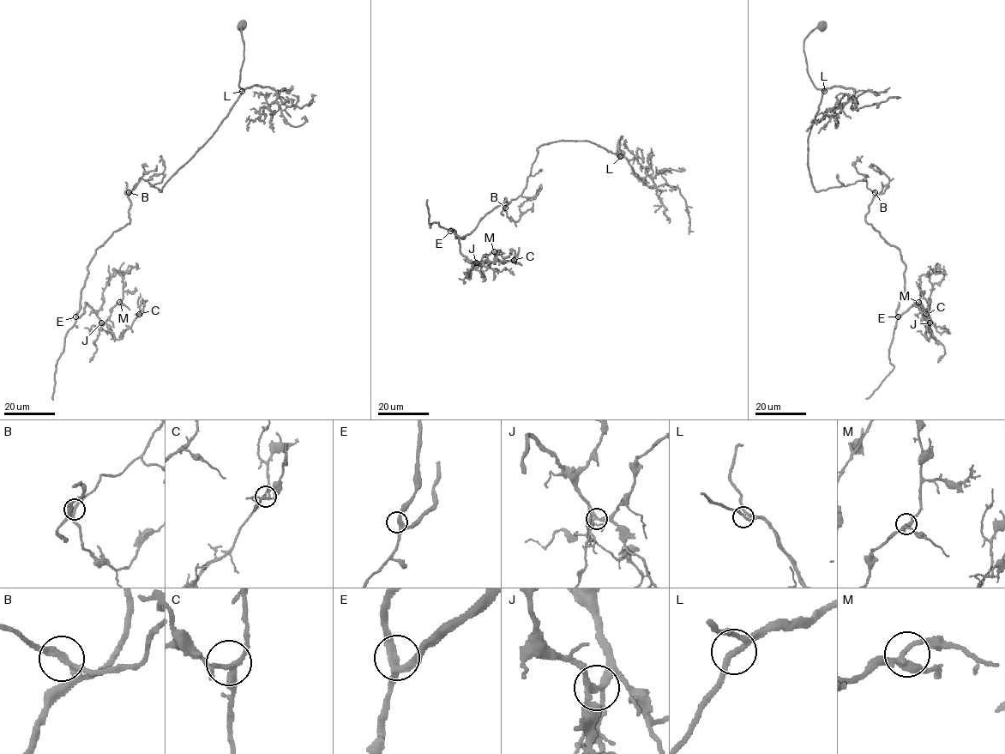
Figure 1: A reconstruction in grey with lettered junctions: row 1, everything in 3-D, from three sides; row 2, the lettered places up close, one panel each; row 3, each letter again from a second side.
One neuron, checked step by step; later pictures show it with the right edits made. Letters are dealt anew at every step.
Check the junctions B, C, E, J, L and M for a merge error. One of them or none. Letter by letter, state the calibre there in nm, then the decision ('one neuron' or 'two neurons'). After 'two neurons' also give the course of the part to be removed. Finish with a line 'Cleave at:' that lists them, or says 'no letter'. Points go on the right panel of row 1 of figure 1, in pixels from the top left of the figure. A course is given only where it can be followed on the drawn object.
B: 240 nm thick; two neurons; foreign part runs (875, 192), (865, 220), (905, 266), (897, 316), (919, 303), (930, 320), (927, 340), (921, 294)
C: 220 nm thick; one neuron
E: 280 nm thick; one neuron
J: 260 nm thick; one neuron
L: 220 nm thick; one neuron
M: 260 nm thick; one neuron
Cleave at: B

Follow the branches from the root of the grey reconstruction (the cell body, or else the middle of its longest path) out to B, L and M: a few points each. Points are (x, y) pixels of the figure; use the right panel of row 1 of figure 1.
B: (821, 26), (803, 41), (808, 74), (824, 91), (808, 137), (811, 183), (817, 191), (865, 179), (875, 192)
L: (821, 26), (805, 39), (803, 53), (809, 77), (817, 88), (824, 91)
M: (821, 26), (812, 186), (866, 180), (865, 220), (905, 266), (897, 316), (919, 303), (929, 322), (918, 302)

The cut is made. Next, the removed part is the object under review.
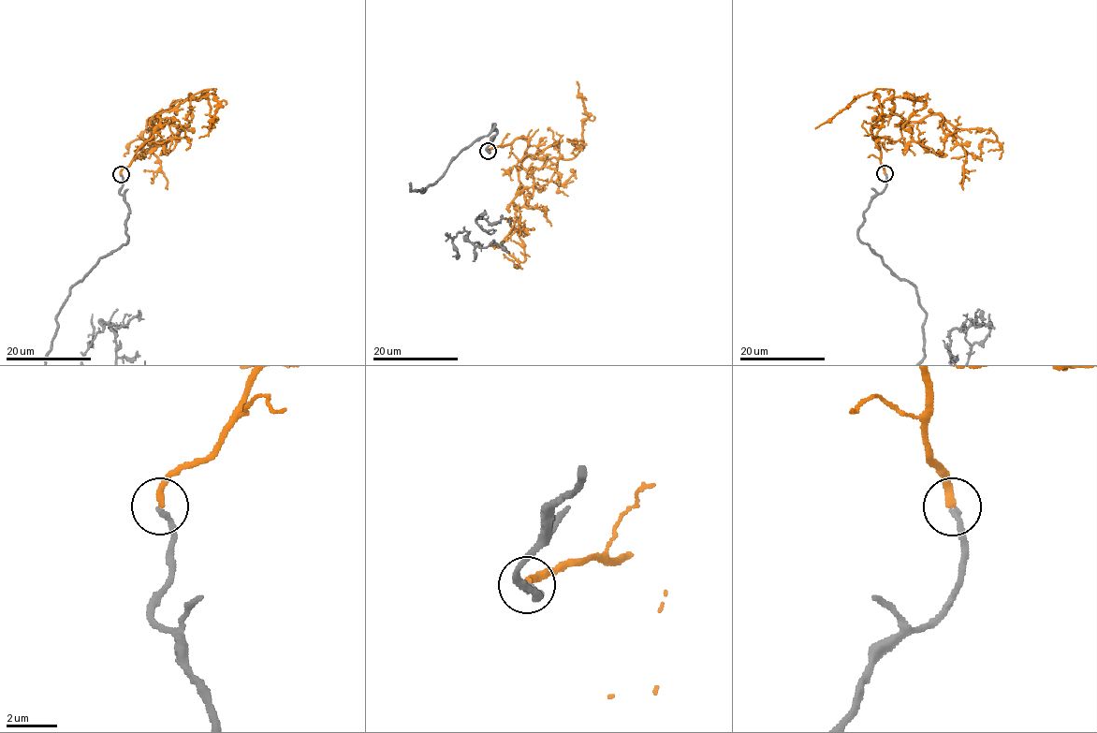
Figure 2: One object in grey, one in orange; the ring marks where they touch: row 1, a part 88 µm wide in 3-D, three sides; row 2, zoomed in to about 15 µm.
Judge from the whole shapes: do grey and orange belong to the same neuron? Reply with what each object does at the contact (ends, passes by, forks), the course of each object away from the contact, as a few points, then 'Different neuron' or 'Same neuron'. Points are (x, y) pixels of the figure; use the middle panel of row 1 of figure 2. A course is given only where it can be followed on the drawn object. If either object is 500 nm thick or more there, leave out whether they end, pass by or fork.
At the ring grey ends. At the ring orange ends. Course of orange: (488, 150), (519, 138), (528, 142), (518, 171), (525, 203), (515, 221), (525, 257), (523, 262), (490, 245). Same neuron

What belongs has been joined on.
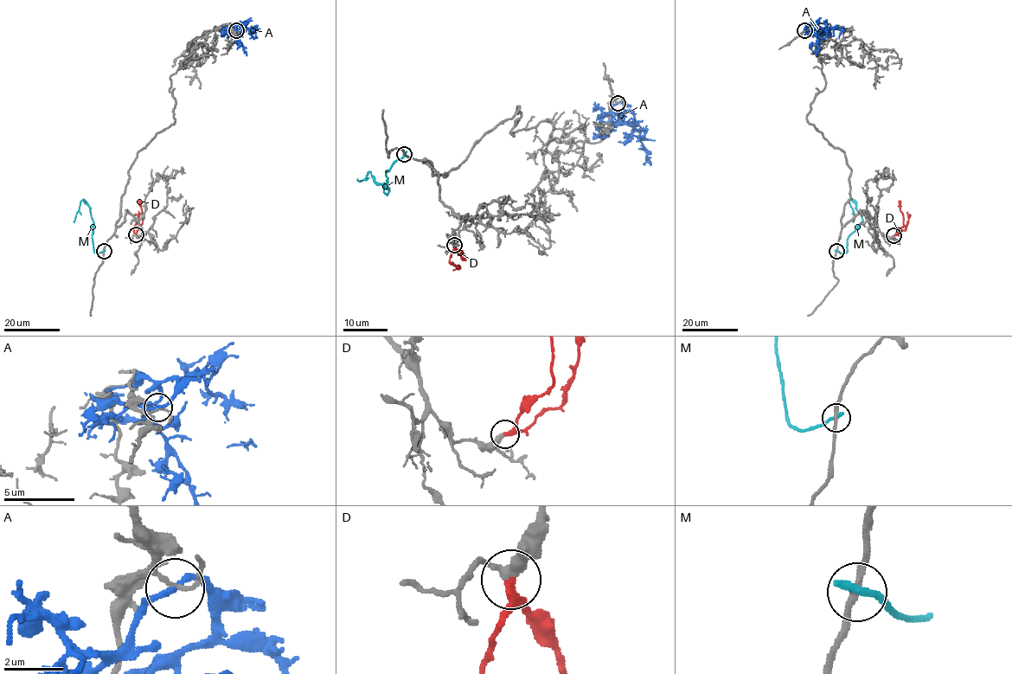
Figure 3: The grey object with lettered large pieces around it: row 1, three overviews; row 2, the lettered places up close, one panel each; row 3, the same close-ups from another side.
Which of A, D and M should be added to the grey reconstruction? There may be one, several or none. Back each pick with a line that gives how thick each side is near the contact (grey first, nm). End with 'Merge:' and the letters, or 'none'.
D: 320/260 nm
Merge: D

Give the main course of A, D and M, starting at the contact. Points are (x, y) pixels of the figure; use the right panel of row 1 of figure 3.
A: (804, 30), (814, 23), (824, 30), (838, 28), (841, 30), (839, 38)
D: (893, 235), (903, 225), (899, 201)
M: (836, 251), (848, 251), (848, 238), (862, 221), (855, 204), (848, 199), (854, 212), (852, 222)

